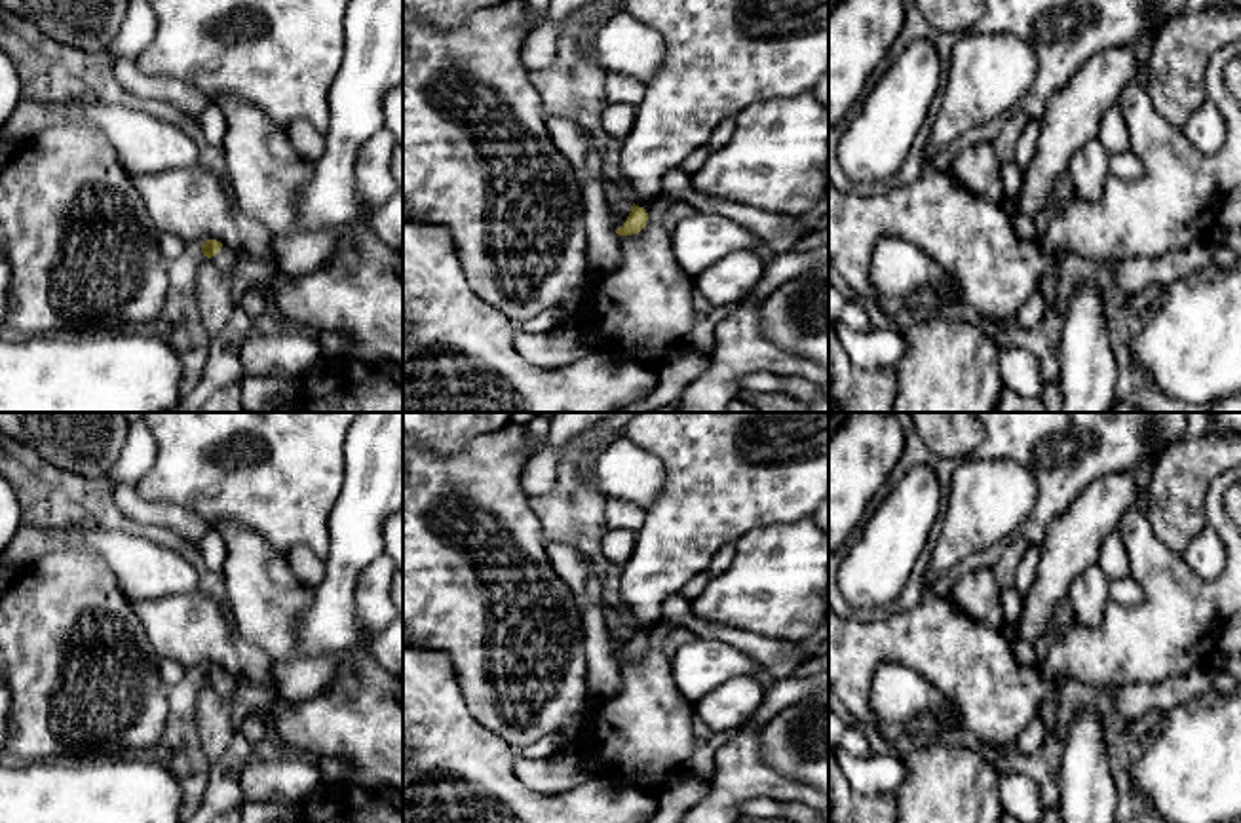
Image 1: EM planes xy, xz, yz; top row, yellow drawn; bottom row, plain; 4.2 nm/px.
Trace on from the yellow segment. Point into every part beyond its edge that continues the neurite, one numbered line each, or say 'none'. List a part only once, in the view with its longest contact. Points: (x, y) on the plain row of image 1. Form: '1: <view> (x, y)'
1: xy (225, 687)

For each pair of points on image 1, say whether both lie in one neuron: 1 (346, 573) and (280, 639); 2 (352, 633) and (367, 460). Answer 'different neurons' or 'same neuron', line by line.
1: different neurons
2: same neuron

